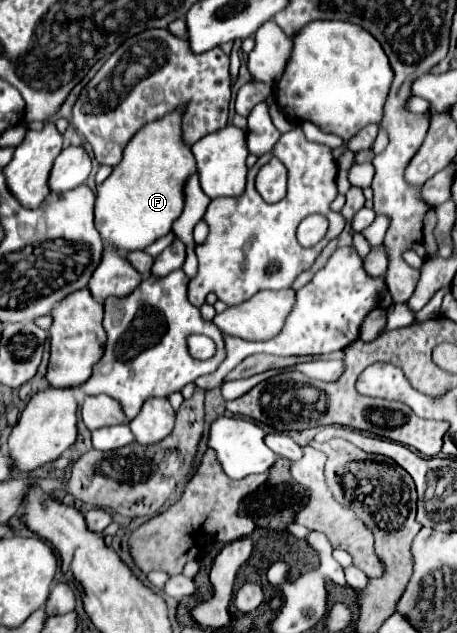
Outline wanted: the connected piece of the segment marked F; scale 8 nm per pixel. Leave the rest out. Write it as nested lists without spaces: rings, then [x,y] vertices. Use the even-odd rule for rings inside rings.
[[[178,107],[176,111],[144,125],[126,145],[124,157],[114,167],[112,175],[102,185],[98,185],[94,215],[100,237],[122,253],[146,249],[148,245],[152,245],[156,239],[166,235],[172,229],[172,223],[180,217],[184,207],[184,185],[194,173],[198,173],[196,159],[190,147],[182,141],[182,107]]]

